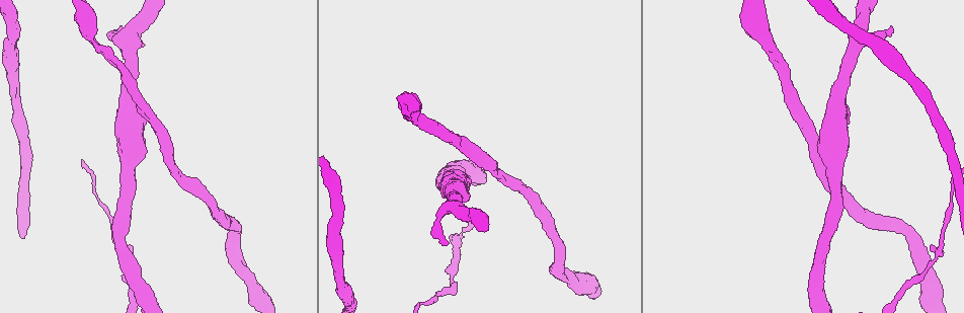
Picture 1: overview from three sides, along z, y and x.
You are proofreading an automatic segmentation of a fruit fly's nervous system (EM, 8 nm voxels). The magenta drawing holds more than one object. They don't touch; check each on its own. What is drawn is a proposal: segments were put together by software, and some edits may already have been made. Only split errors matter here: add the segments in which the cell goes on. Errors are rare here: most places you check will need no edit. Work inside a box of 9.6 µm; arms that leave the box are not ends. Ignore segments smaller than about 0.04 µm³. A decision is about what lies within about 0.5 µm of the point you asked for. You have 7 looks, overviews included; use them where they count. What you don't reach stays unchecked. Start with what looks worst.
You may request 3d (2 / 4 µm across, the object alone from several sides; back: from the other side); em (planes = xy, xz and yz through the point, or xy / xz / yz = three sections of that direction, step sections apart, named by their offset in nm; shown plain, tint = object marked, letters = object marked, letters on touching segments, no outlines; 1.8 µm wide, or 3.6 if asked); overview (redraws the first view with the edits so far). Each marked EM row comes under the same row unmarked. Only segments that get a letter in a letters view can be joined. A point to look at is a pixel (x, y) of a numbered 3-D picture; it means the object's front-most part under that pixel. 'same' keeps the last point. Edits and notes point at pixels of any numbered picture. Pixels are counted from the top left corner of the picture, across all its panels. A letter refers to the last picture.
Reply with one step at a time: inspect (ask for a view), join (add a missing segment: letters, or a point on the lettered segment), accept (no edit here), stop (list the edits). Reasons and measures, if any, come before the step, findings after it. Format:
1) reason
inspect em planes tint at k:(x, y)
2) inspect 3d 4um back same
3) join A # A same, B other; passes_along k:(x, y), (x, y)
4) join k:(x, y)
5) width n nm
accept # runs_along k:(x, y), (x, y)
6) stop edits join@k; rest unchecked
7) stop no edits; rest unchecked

branch stops here
inspect 3d 4um at 1:(891, 26)

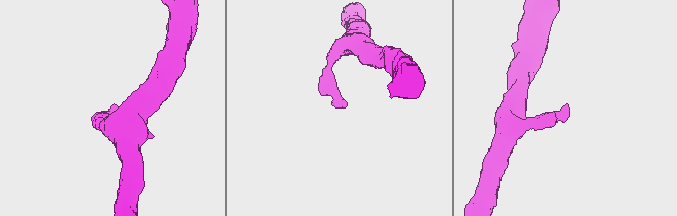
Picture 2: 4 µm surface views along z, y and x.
inspect em planes tint at 2:(345, 105)

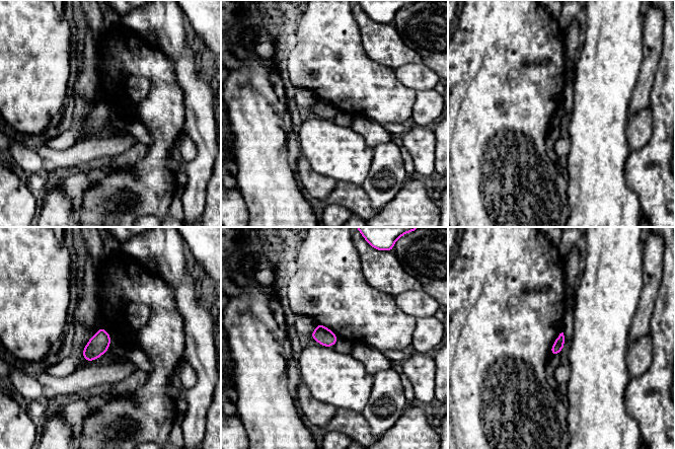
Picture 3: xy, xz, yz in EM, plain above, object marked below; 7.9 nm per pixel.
see the neighbours
inspect em planes letters same

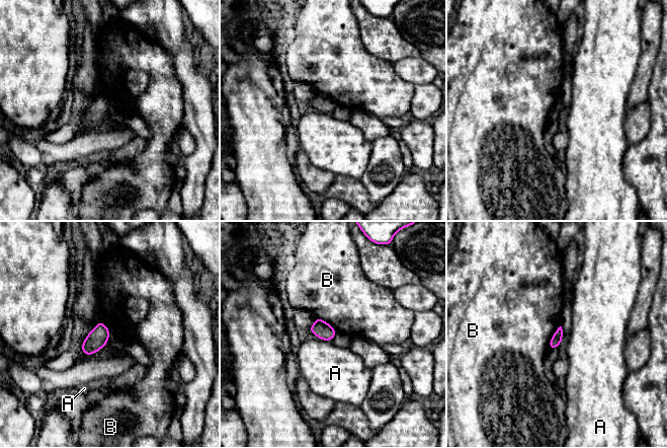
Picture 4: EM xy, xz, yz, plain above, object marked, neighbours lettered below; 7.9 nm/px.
accept # A other, B other; border 4:(315, 316), (324, 319), (337, 332); no lettered segment goes on from it

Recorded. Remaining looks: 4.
a narrow waist
inspect 3d 4um back at 1:(453, 276)

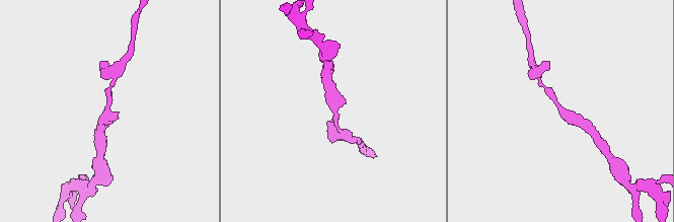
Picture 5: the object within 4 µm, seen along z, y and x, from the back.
arm_widths 170, 170 nm
inspect em planes letters at 5:(558, 103)

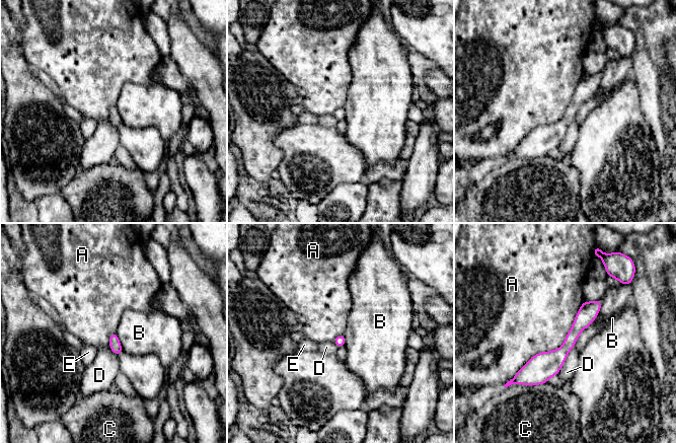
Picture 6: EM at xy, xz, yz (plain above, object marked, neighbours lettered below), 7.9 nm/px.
accept # A other, B other, C other, D other, E other; border 6:(584, 300), (564, 343), (512, 379); no lettered segment goes on from it

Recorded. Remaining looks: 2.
calibre changes
inspect em xy step 4 tint at 1:(455, 189)

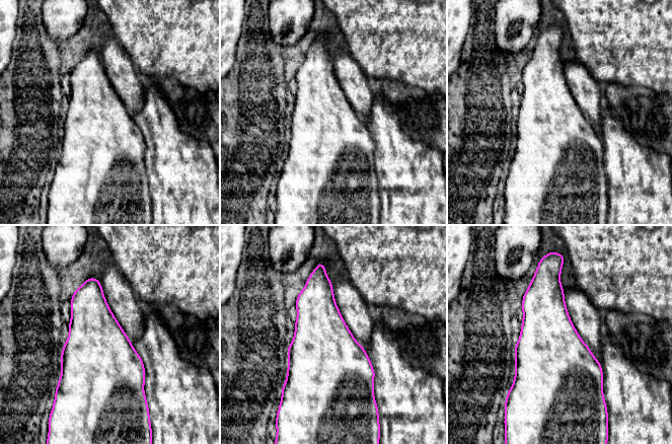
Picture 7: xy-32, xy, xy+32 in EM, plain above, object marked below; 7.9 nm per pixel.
cut it another way
inspect em planes letters same

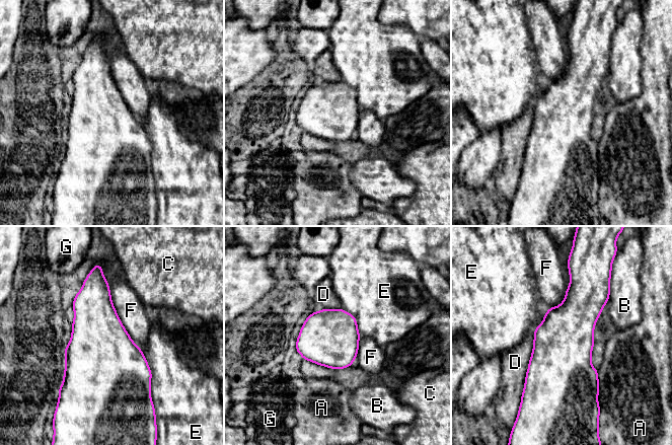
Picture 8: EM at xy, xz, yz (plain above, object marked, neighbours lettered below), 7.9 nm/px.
longest_contact F 600 nm
accept # A other, B other, C other, D other, E other, F other, G other; no lettered segment goes on from it

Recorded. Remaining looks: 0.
stop no edits; rest unchecked

